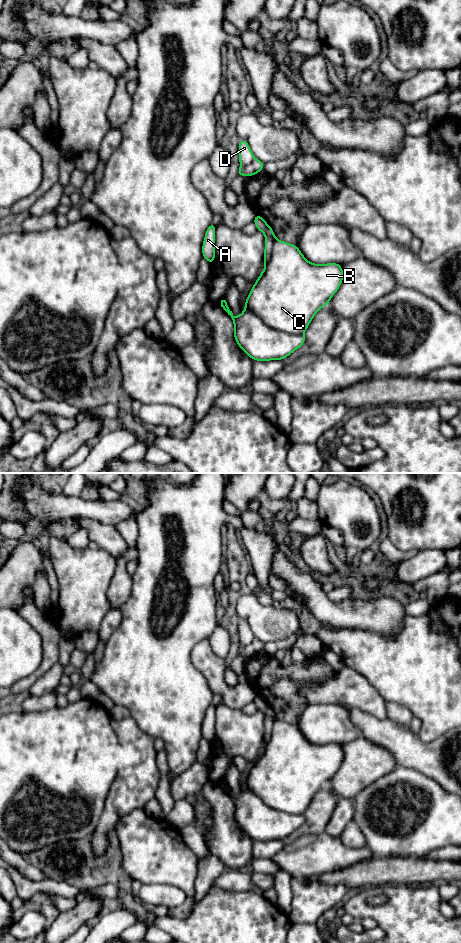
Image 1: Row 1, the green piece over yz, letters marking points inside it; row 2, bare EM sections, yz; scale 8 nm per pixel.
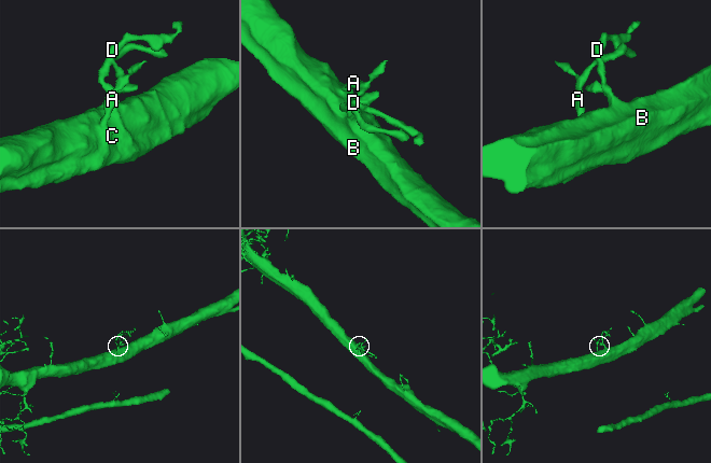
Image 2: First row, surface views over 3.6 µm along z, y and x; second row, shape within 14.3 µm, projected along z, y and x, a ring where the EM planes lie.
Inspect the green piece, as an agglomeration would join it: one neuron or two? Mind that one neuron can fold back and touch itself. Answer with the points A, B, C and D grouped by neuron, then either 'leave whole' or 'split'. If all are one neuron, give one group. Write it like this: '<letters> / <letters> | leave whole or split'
A / B C D | split

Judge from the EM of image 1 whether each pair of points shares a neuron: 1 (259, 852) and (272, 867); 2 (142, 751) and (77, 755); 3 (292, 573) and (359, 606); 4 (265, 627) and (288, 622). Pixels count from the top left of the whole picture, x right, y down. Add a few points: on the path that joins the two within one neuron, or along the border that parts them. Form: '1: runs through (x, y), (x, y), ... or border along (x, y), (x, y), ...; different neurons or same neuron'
1: border along (271, 858), (252, 859); different neurons
2: border along (113, 731), (123, 749), (123, 760), (117, 775); different neurons
3: runs through (309, 590), (327, 608), (342, 608); same neuron
4: runs through (271, 624), (282, 623); same neuron

